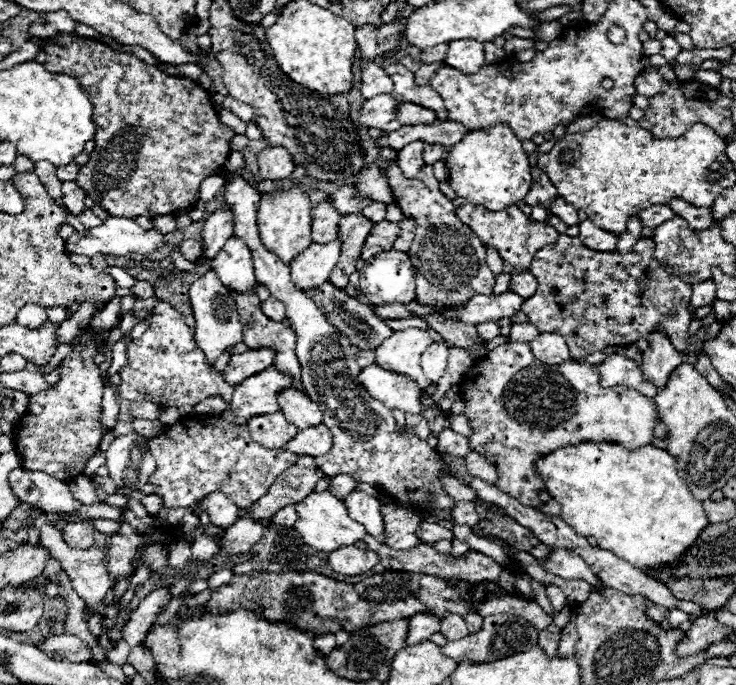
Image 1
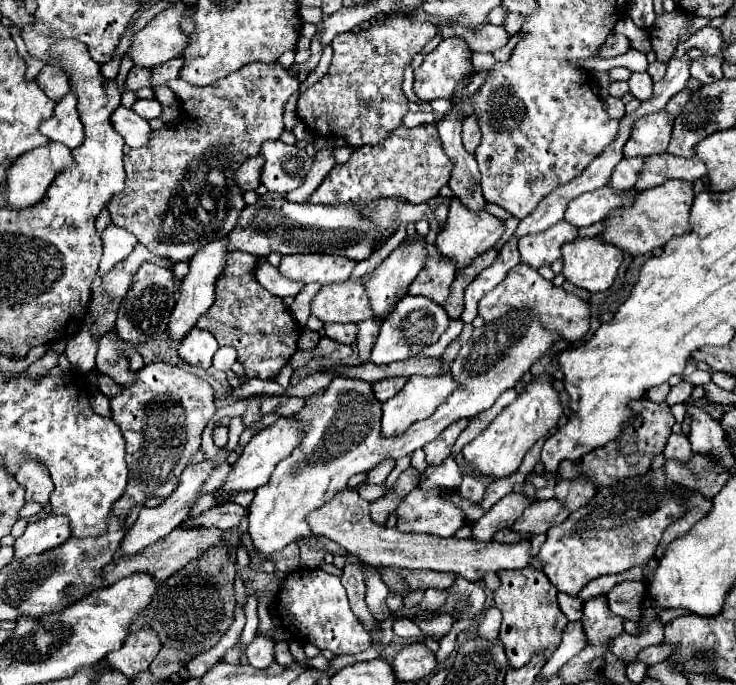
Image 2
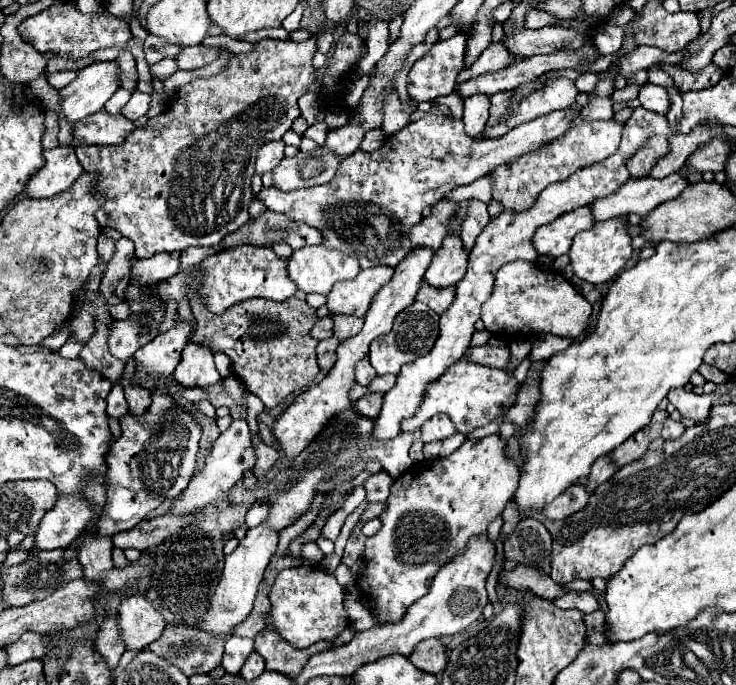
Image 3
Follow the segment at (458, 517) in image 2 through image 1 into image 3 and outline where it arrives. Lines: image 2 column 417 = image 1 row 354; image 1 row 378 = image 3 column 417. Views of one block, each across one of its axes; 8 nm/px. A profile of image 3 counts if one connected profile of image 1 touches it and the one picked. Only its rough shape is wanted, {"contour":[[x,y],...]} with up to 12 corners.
{"contour":[[498,434],[394,480],[356,582],[396,624],[514,496]]}

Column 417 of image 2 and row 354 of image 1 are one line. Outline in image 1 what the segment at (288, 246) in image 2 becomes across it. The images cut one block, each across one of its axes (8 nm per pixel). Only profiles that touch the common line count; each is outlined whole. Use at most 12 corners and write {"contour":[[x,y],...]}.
{"contour":[[208,270],[190,284],[194,340],[208,364],[242,342],[236,304]]}

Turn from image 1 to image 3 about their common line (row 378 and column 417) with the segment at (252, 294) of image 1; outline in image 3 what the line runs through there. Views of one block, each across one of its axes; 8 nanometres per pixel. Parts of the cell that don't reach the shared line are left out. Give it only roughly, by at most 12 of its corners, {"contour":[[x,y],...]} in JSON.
{"contour":[[424,282],[416,300],[444,314],[454,288],[432,288]]}

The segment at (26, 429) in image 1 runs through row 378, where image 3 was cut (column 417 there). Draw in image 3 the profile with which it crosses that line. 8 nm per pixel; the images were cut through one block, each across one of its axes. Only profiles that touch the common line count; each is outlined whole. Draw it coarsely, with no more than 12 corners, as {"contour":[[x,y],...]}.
{"contour":[[466,38],[436,42],[408,72],[408,96],[432,102],[454,92]]}

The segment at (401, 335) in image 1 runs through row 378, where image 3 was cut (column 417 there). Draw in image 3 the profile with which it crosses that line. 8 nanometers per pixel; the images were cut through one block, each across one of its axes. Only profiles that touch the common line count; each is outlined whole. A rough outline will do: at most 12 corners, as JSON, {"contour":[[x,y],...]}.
{"contour":[[460,358],[426,390],[416,430],[446,414],[456,432],[490,424],[516,402],[512,372]]}

